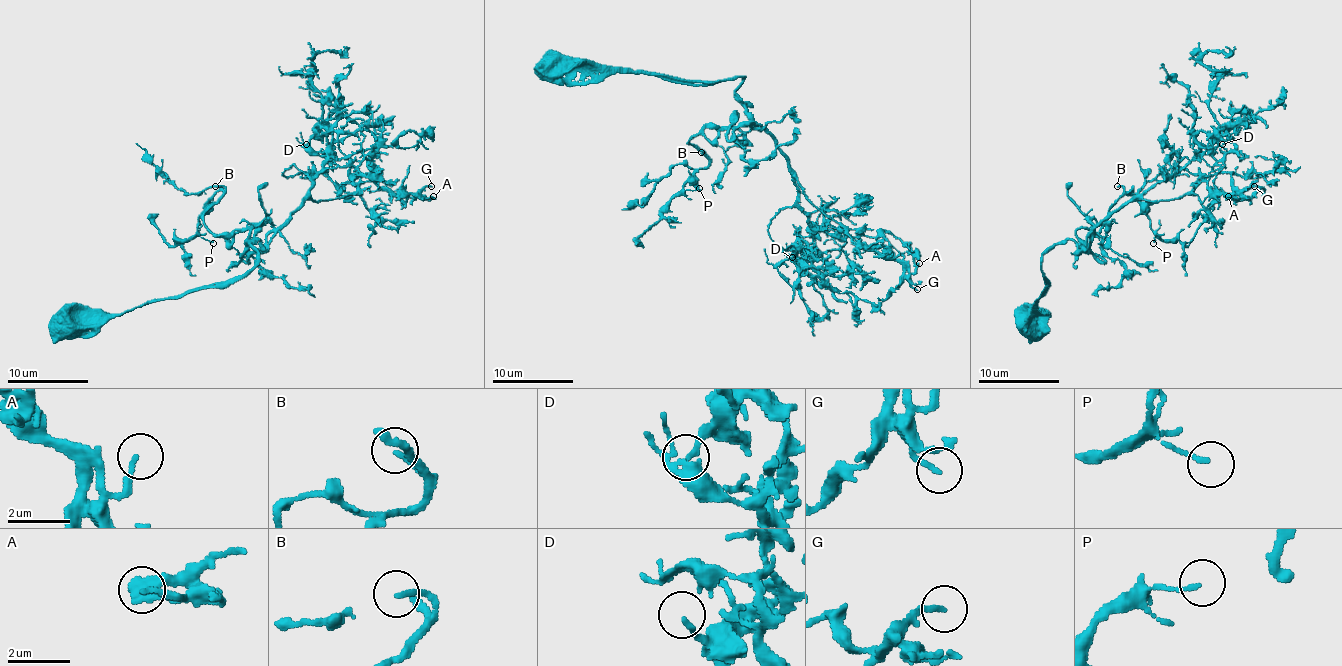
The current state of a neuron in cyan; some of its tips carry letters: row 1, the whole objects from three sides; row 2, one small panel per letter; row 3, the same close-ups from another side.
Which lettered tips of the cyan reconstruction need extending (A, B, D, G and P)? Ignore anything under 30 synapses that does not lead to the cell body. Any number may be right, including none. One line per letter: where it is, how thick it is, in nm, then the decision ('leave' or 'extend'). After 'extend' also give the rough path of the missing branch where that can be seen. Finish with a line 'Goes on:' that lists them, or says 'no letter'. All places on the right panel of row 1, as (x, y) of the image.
A: at (1228, 196); 150 nm thick; leave
B: at (1117, 186); 150 nm thick; extend; missing branch runs (1117, 186), (1115, 188), (1111, 182), (1104, 154), (1115, 123), (1119, 119), (1133, 119), (1145, 139)
D: at (1222, 144); 160 nm thick; leave
G: at (1254, 186); 180 nm thick; leave
P: at (1153, 243); 140 nm thick; leave
Goes on: B

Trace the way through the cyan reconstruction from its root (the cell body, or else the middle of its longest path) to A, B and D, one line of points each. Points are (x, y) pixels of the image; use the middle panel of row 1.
A: (551, 69), (741, 77), (735, 93), (802, 193), (850, 237), (887, 249), (911, 273), (919, 263)
B: (551, 69), (741, 77), (749, 120), (735, 126), (735, 112), (707, 126), (689, 142), (711, 158), (701, 152)
D: (551, 69), (741, 77), (735, 93), (788, 160), (798, 207), (814, 227), (818, 255), (792, 257)

